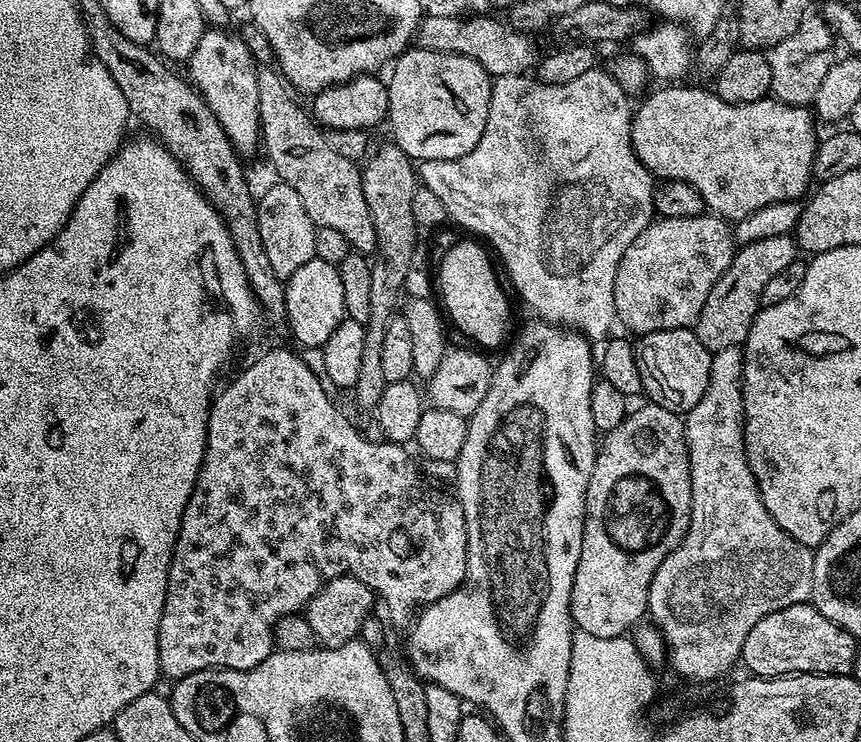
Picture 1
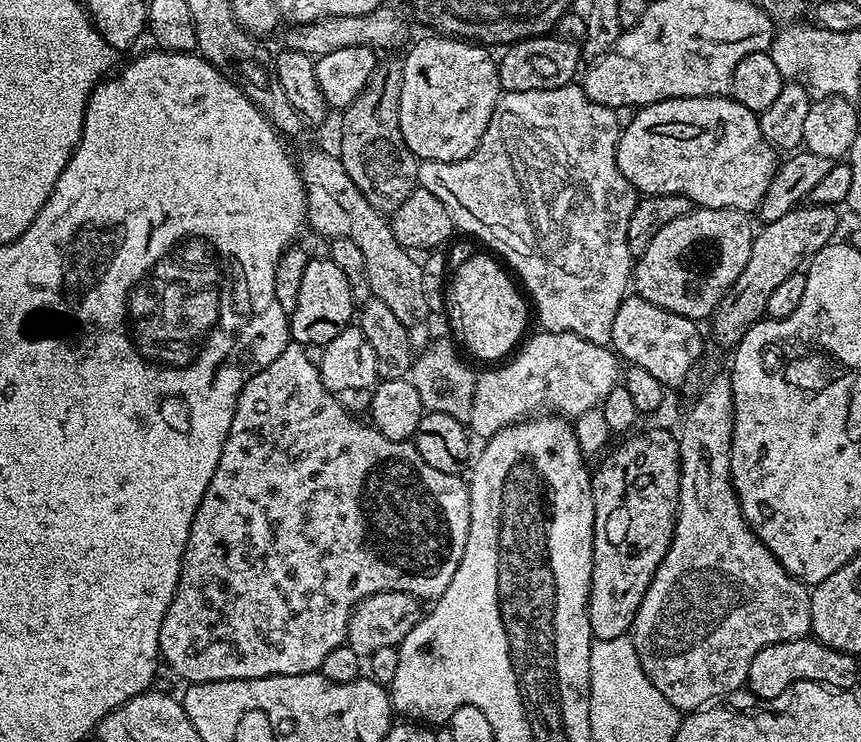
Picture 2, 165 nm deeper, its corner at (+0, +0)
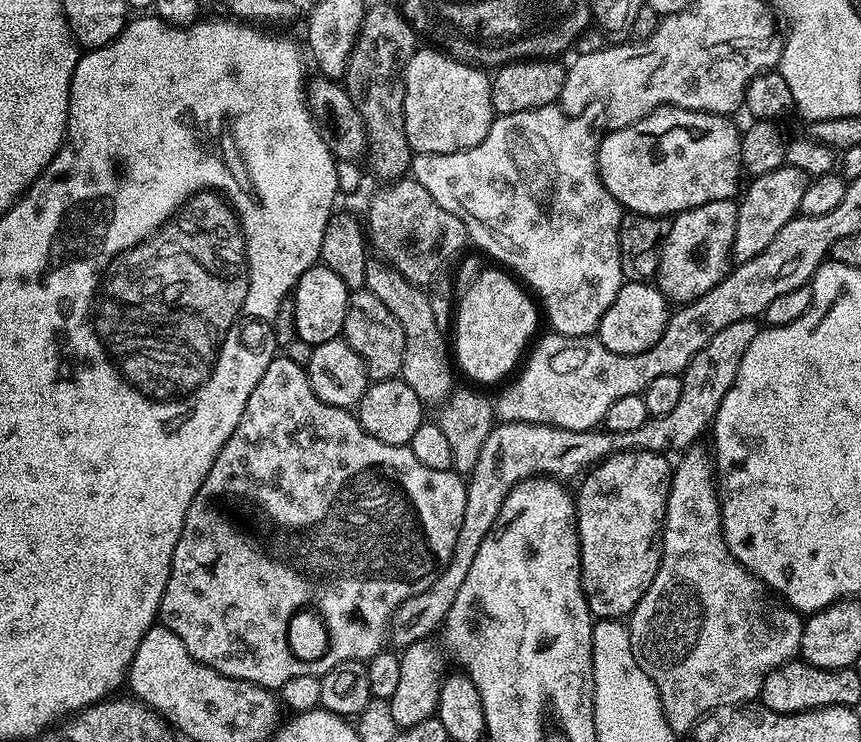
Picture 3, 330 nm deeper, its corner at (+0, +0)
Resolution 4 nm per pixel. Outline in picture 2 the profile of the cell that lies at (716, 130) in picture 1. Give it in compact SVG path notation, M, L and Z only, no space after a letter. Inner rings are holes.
M731 95L722 96L695 96L694 98L670 98L662 102L654 102L646 104L643 108L635 113L636 116L632 121L623 125L620 133L620 141L616 147L616 155L618 156L618 170L622 170L622 174L634 187L637 193L653 196L654 194L682 194L686 198L692 200L693 205L707 206L710 208L733 208L734 210L742 210L751 213L753 210L759 209L762 198L766 194L766 190L770 186L770 182L774 178L778 167L778 152L769 144L768 139L762 134L760 129L760 118L757 113L746 110L746 106L742 106L738 101L733 100Z

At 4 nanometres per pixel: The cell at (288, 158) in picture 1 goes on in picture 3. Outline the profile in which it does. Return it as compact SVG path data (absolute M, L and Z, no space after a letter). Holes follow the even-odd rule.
M370 262L366 266L364 287L373 292L386 305L386 310L390 310L390 314L394 314L394 318L398 318L398 326L402 326L402 334L406 334L406 354L402 354L402 366L400 367L402 379L408 383L410 390L414 390L414 394L418 394L418 398L425 406L443 405L454 391L454 385L452 385L454 360L450 355L449 341L448 344L444 341L445 329L440 328L434 318L431 295L423 287L409 283L408 280L402 278L400 274L382 262Z

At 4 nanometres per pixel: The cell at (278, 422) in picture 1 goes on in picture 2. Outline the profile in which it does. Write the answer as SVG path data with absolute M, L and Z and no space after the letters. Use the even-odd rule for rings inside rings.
M290 342L282 354L270 362L270 366L258 370L258 374L245 380L238 394L234 418L230 422L230 434L226 434L226 442L222 446L222 458L218 458L218 470L214 470L214 478L210 478L210 486L206 486L202 502L198 502L198 510L190 526L190 538L184 547L176 593L162 618L160 631L161 661L165 665L168 663L169 670L188 684L205 684L215 680L253 680L320 670L323 659L347 641L350 614L359 600L365 600L375 592L408 592L421 601L435 601L437 596L443 596L446 586L450 586L450 578L454 578L454 570L458 570L462 562L466 538L470 534L470 494L467 483L460 476L442 474L442 470L434 470L434 466L422 462L422 454L418 454L415 443L386 438L378 429L367 423L359 424L350 413L344 412L343 406L336 401L339 399L326 390L317 361L313 357L311 360L308 352L305 345ZM308 578L314 578L316 586L328 584L336 600L340 596L340 610L336 614L336 624L326 624L324 628L324 648L306 650L306 658L300 660L300 654L288 652L288 580L308 582ZM360 578L362 590L346 590L350 582L358 582Z

